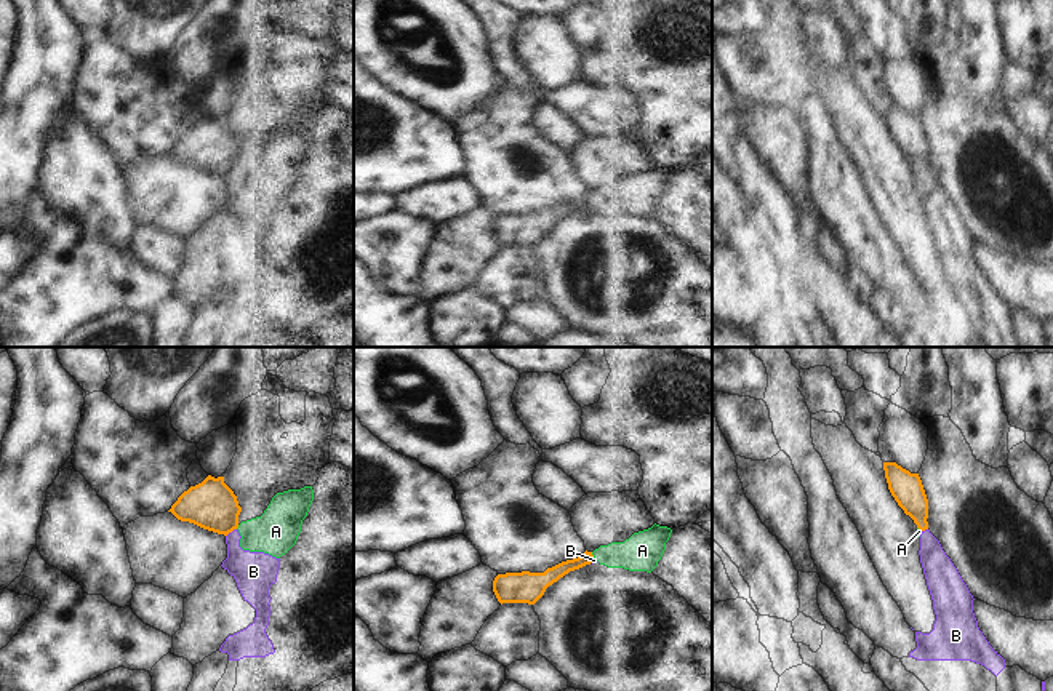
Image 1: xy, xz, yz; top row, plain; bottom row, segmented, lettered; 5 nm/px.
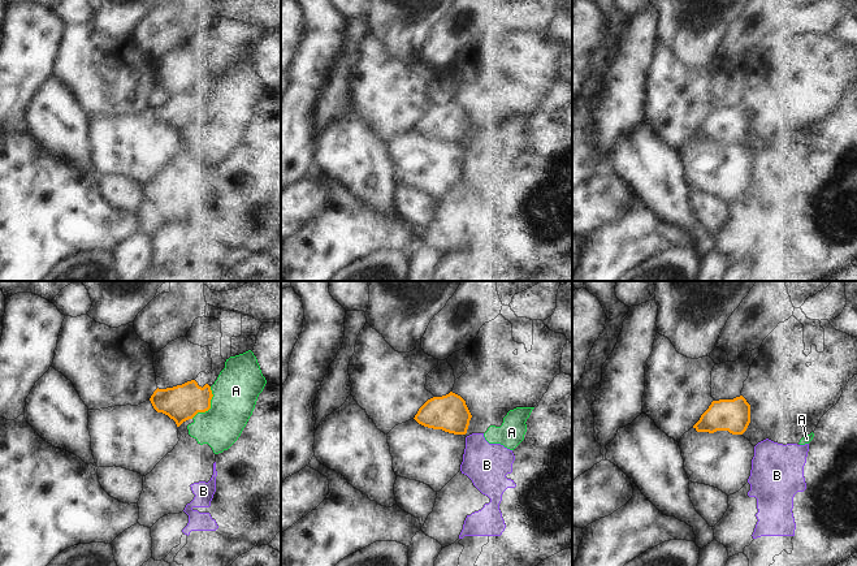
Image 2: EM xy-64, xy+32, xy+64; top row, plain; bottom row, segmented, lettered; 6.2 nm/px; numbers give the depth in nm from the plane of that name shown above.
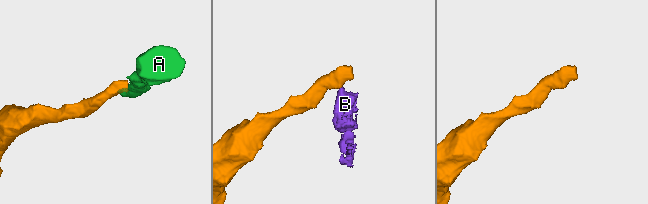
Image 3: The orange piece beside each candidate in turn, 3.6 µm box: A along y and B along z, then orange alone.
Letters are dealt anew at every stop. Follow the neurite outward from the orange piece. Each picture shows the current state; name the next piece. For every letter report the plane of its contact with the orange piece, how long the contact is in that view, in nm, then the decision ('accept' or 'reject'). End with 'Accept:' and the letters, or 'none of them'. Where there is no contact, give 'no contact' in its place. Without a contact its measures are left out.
A: xz | 40 nm | reject
B: xy | 70 nm | reject
Accept: none of them

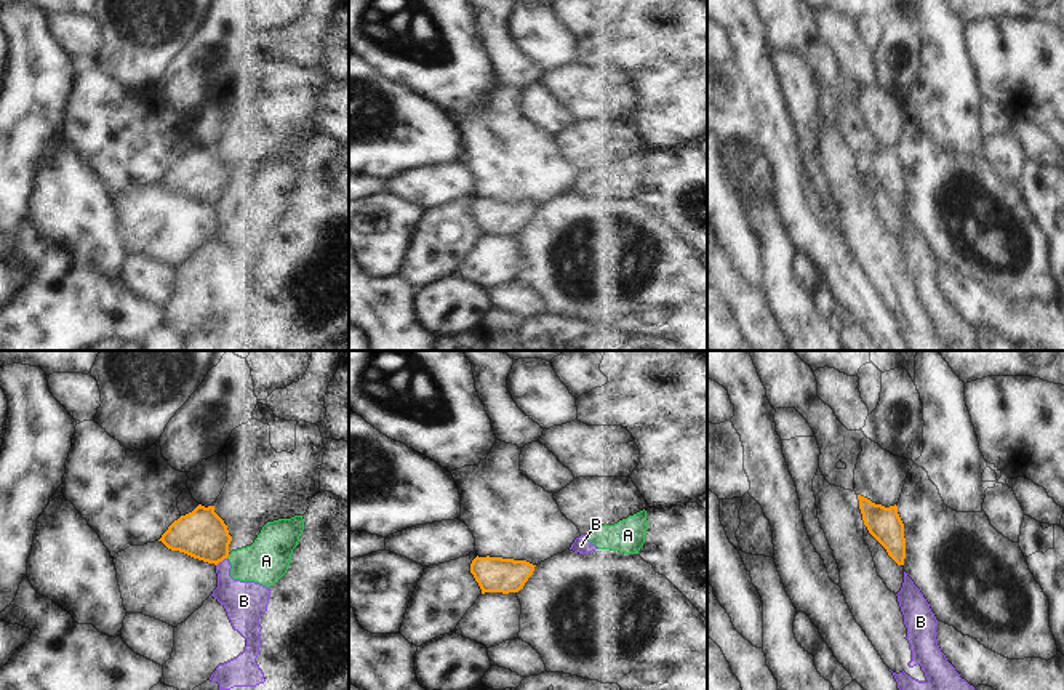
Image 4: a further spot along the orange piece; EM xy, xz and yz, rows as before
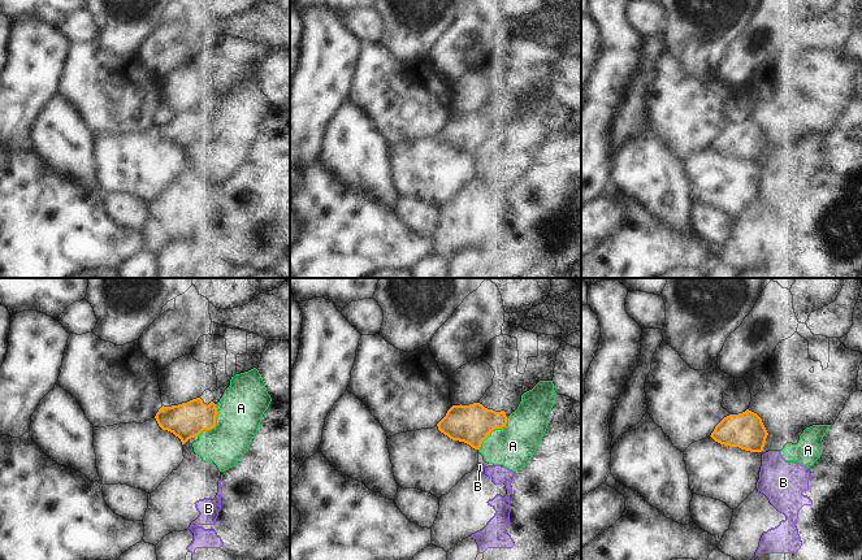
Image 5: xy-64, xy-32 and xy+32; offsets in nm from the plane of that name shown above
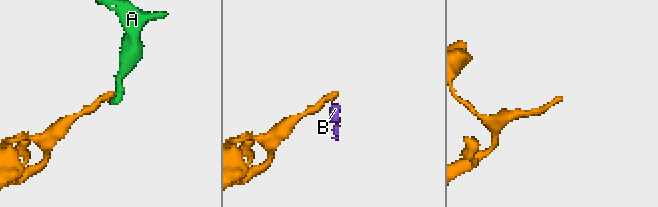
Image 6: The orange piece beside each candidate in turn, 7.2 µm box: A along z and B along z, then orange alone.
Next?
A: xy | 30 nm | reject
B: xy | 70 nm | reject
Accept: none of them

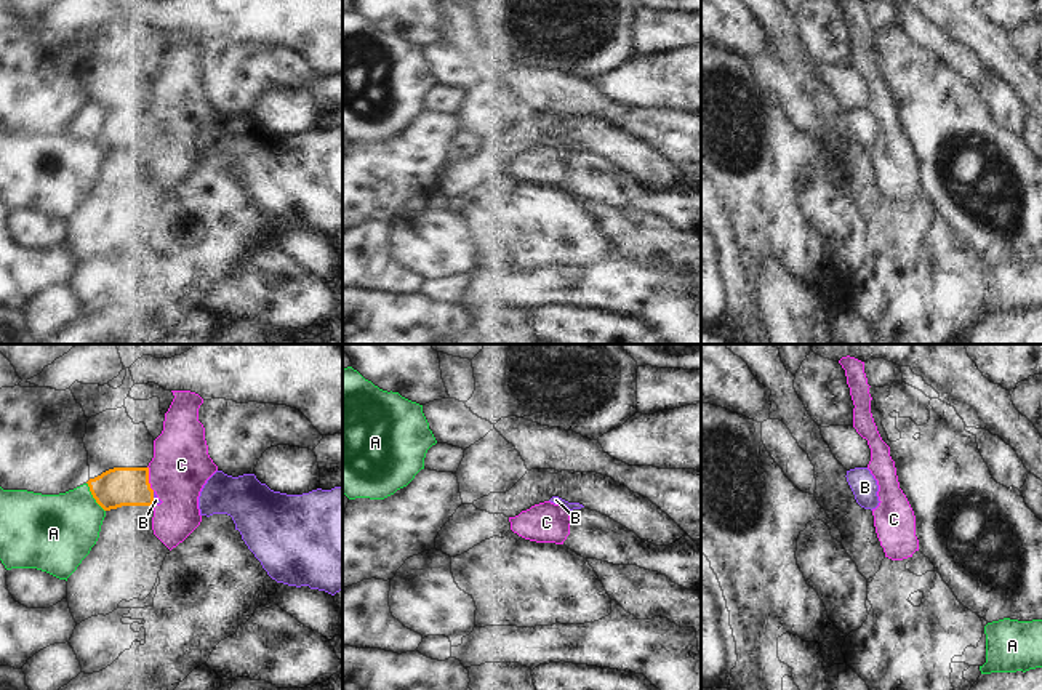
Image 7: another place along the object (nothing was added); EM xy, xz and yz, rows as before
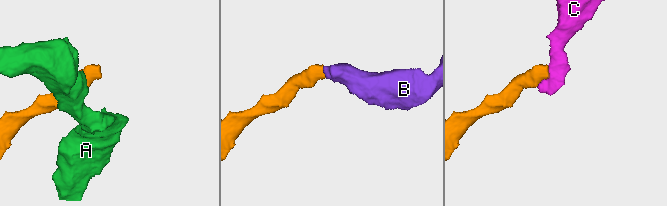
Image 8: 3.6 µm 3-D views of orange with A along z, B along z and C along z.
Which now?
A: xy | 180 nm | reject
B: xy | 60 nm | accept
C: xy | 130 nm | reject
Accept: B

